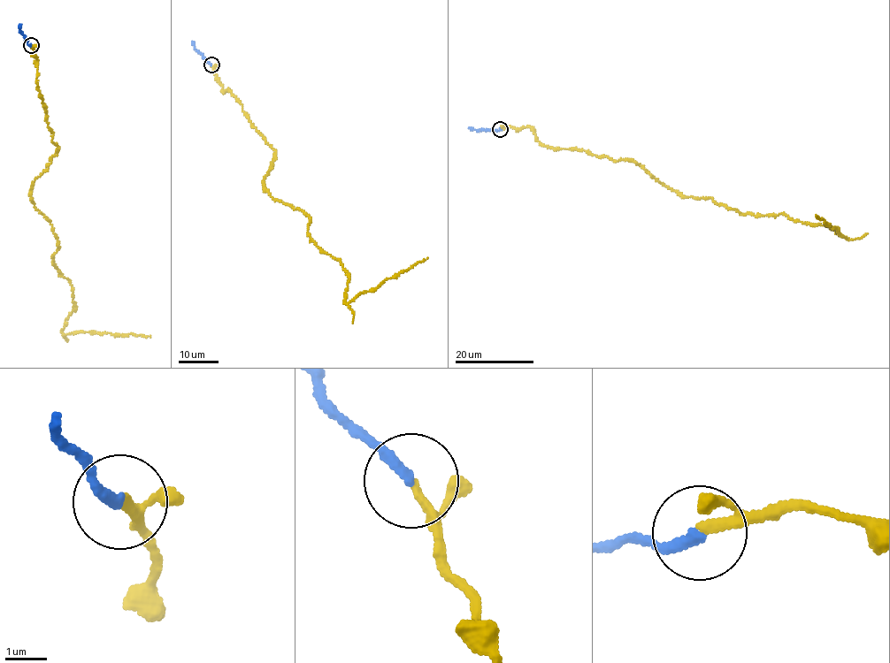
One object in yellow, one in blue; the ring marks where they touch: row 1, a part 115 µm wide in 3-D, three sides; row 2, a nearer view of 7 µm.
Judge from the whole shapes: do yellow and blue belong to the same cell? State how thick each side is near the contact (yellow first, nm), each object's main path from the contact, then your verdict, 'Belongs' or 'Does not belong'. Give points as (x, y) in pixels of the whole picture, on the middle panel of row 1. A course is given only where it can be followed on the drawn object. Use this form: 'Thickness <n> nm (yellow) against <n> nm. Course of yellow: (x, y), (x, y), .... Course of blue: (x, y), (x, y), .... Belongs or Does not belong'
Thickness 150 nm (yellow) against 240 nm. Course of yellow: (211, 64), (224, 91), (275, 151), (264, 190), (304, 212), (310, 240), (347, 271), (344, 303), (426, 257). Course of blue: (211, 64), (192, 41). Belongs

